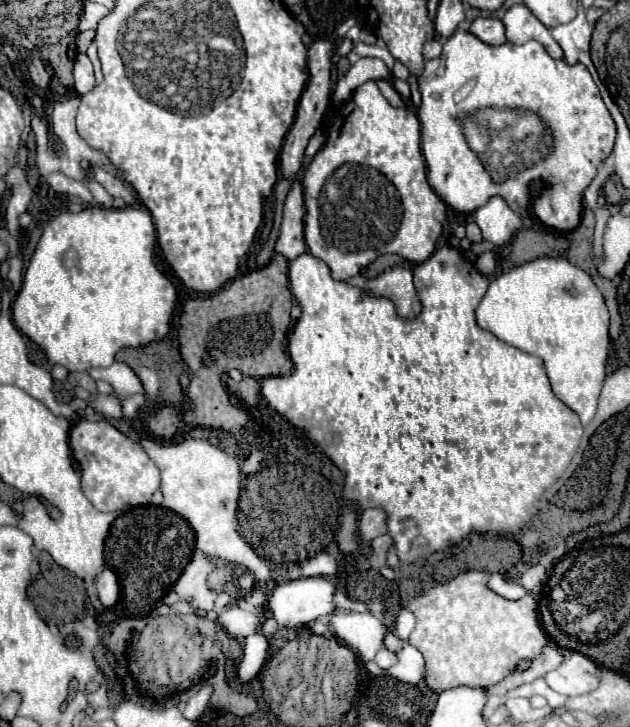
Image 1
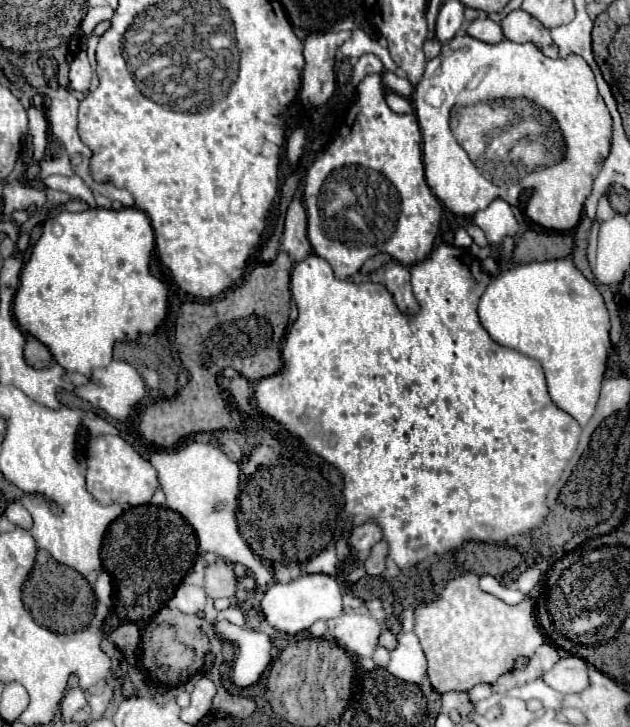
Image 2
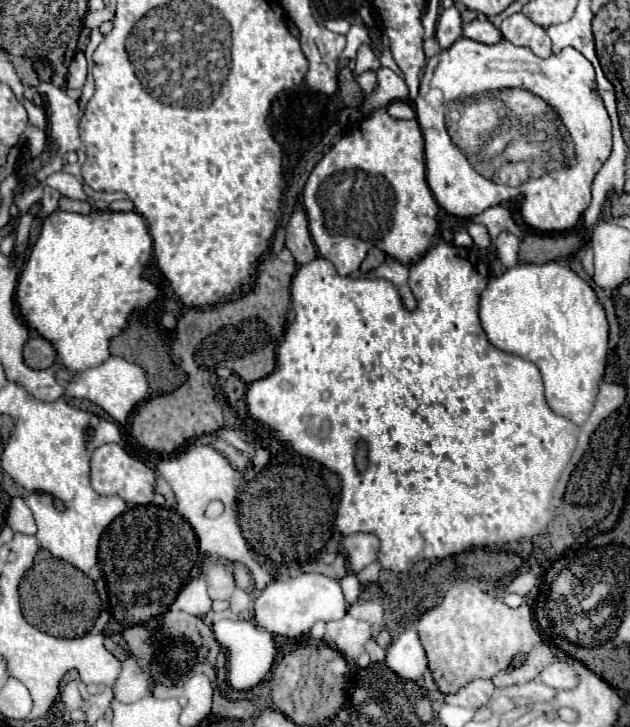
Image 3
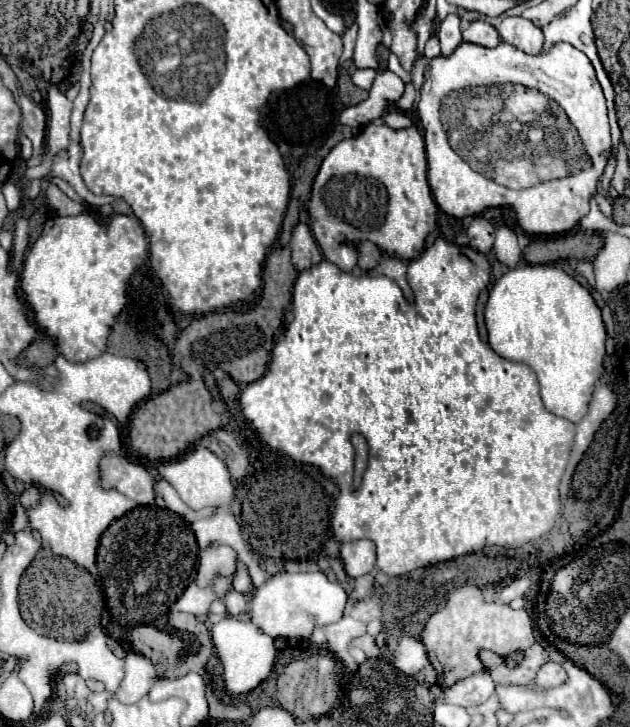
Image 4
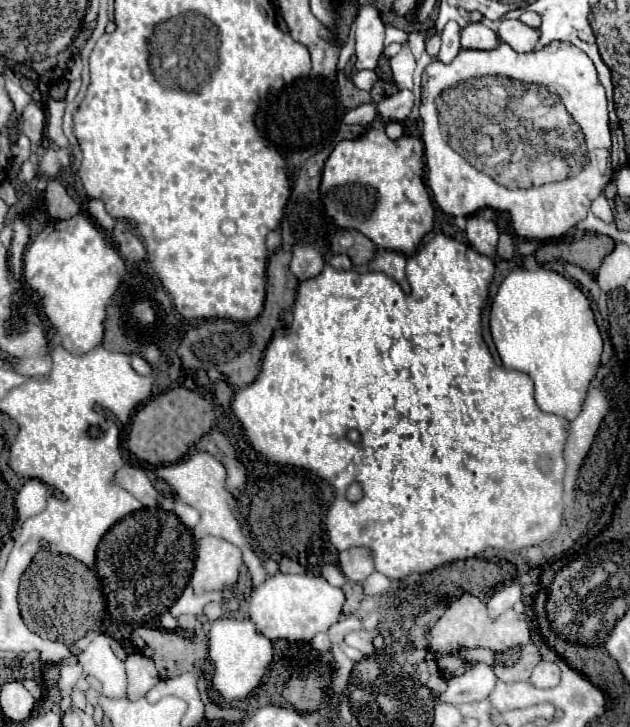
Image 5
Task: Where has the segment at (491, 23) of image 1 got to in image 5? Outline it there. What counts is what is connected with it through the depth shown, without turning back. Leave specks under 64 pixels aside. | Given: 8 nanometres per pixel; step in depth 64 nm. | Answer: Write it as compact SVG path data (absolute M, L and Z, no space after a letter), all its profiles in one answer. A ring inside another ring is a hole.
M482 22L468 24L460 34L460 46L464 50L492 50L498 44L498 36Z

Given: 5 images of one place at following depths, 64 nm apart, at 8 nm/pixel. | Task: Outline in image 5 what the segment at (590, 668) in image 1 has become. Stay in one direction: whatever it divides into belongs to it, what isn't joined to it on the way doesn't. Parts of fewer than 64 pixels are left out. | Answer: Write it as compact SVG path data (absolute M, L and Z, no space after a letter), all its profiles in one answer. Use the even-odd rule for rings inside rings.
M538 662L532 670L530 676L530 684L534 684L536 688L552 688L560 682L560 670L556 666L556 662Z

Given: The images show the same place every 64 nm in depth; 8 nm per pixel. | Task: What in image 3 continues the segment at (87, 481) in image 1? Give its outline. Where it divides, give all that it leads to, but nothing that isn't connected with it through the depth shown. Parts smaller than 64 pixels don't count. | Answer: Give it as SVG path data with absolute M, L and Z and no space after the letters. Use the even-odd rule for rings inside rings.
M106 444L94 450L92 456L92 488L102 496L120 496L130 504L150 504L154 498L154 472L130 456L120 444Z

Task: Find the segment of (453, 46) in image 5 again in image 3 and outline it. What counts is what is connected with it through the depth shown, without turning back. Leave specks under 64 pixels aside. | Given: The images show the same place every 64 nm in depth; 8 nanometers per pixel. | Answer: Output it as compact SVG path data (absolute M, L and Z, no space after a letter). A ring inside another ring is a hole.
M452 6L448 10L442 10L436 24L436 40L440 42L440 48L442 50L450 48L460 36L462 36L462 22L458 8Z

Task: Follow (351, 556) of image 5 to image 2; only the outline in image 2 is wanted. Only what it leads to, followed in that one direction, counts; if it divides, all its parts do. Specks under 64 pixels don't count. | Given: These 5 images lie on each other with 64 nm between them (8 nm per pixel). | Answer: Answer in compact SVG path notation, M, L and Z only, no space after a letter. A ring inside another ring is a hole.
M364 524L360 528L354 528L348 536L348 546L352 548L352 552L356 554L358 562L364 562L370 554L370 548L382 540L382 532L380 528L376 528L376 524Z

